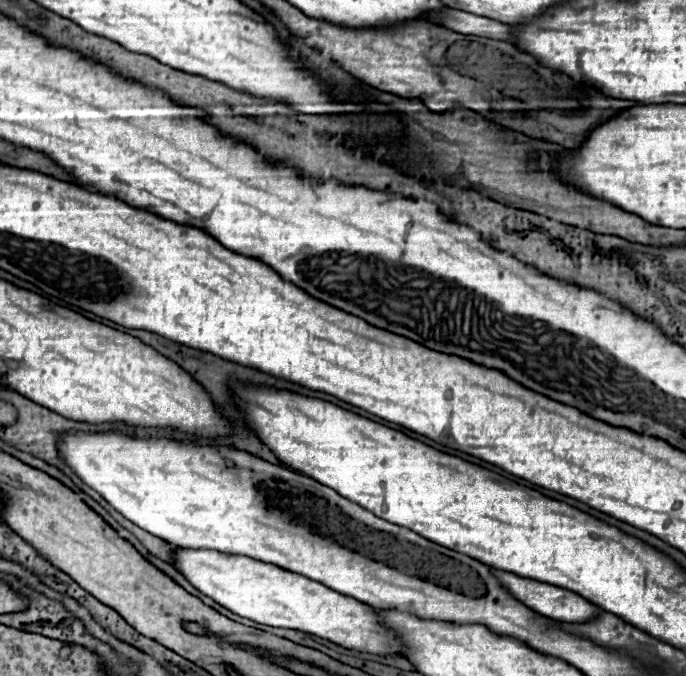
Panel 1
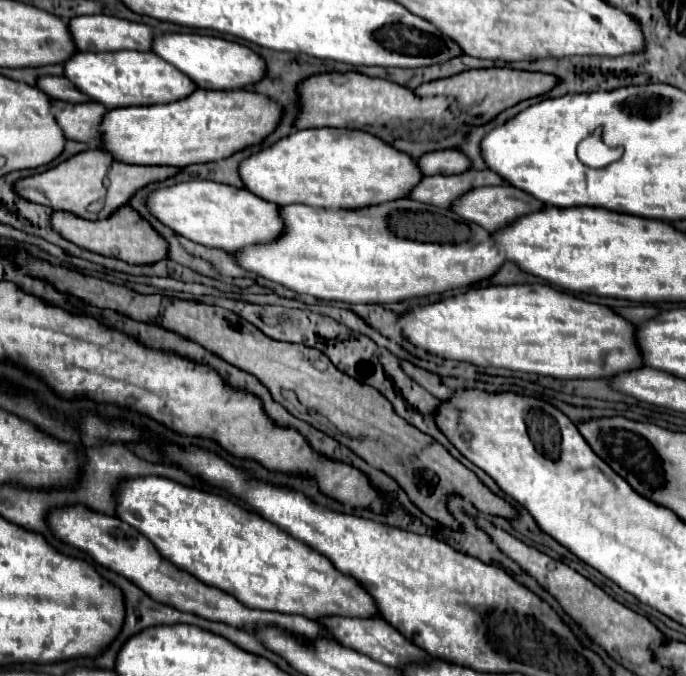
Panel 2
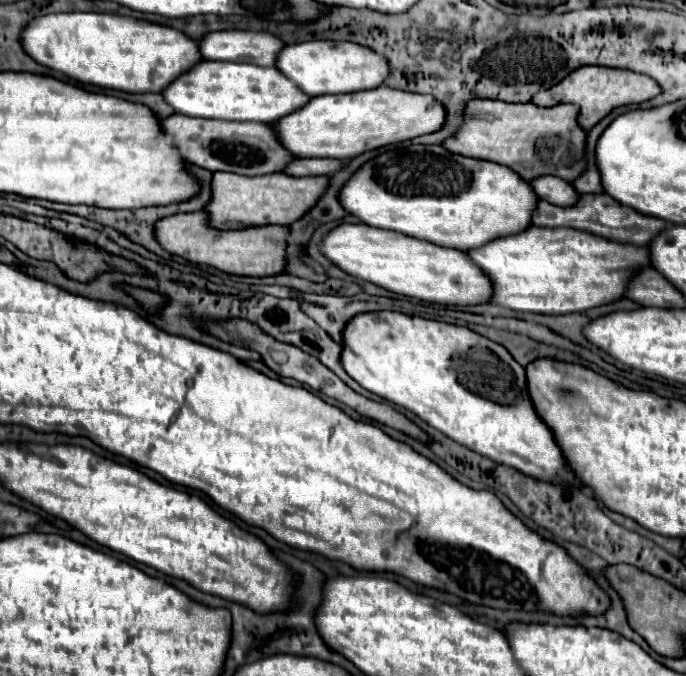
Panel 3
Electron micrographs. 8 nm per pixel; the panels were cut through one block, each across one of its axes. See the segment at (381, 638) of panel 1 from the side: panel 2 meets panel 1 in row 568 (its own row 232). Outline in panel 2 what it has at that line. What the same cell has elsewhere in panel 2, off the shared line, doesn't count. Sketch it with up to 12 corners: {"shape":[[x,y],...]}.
{"shape":[[210,180],[154,190],[176,234],[236,254],[284,230],[278,204]]}

